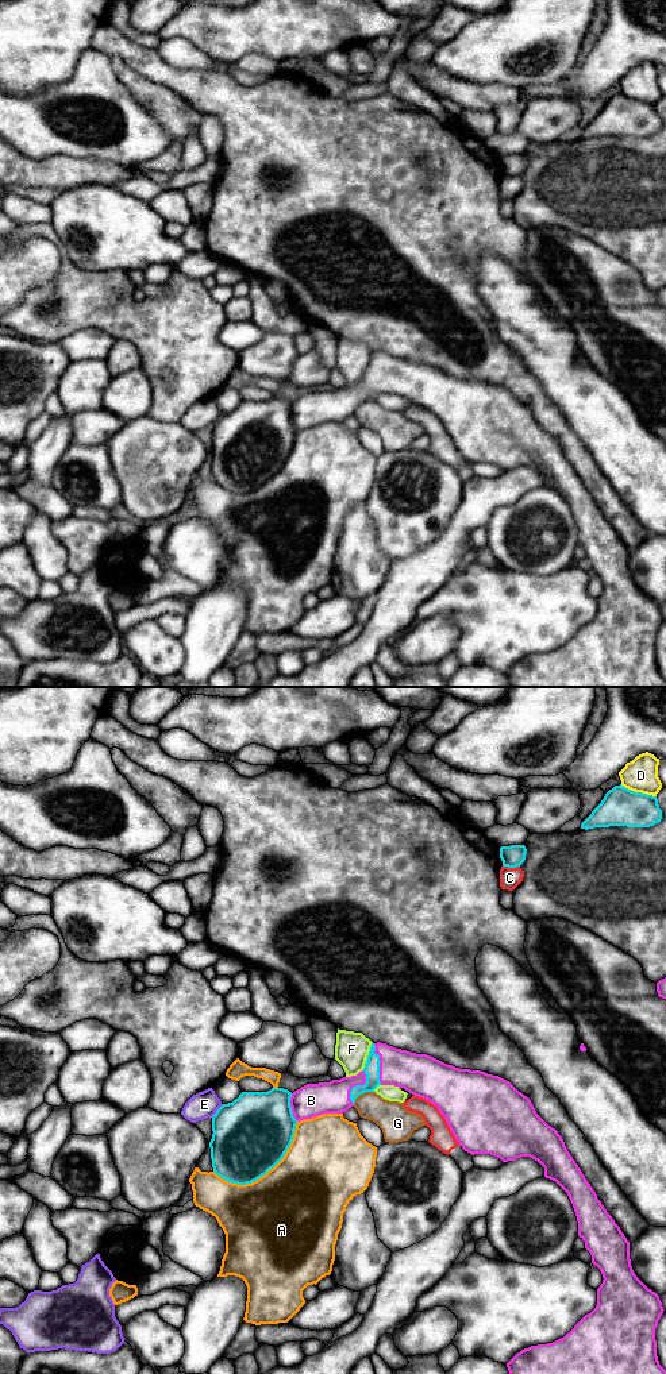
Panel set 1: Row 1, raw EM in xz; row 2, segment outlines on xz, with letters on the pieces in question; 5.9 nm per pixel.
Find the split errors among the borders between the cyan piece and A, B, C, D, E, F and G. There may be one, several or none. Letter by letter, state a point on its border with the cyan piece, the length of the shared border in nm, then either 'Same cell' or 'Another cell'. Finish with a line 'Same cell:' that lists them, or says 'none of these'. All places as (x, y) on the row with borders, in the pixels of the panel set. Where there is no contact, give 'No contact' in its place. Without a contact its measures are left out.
A: Touches cyan at xz (265, 1173). Shared border 600 nm. Another cell
B: Touches cyan at xz (355, 1085). Shared border 220 nm. Same cell
C: Touches cyan at xz (511, 867). Shared border 100 nm. Another cell
D: Touches cyan at xz (638, 792). Shared border 220 nm. Another cell
E: Touches cyan at xz (216, 1111). Shared border 110 nm. Another cell
F: Touches cyan at xz (368, 1056). Shared border 180 nm. Another cell
G: Touches cyan at xz (362, 1092). Shared border 150 nm. Another cell
Same cell: B

